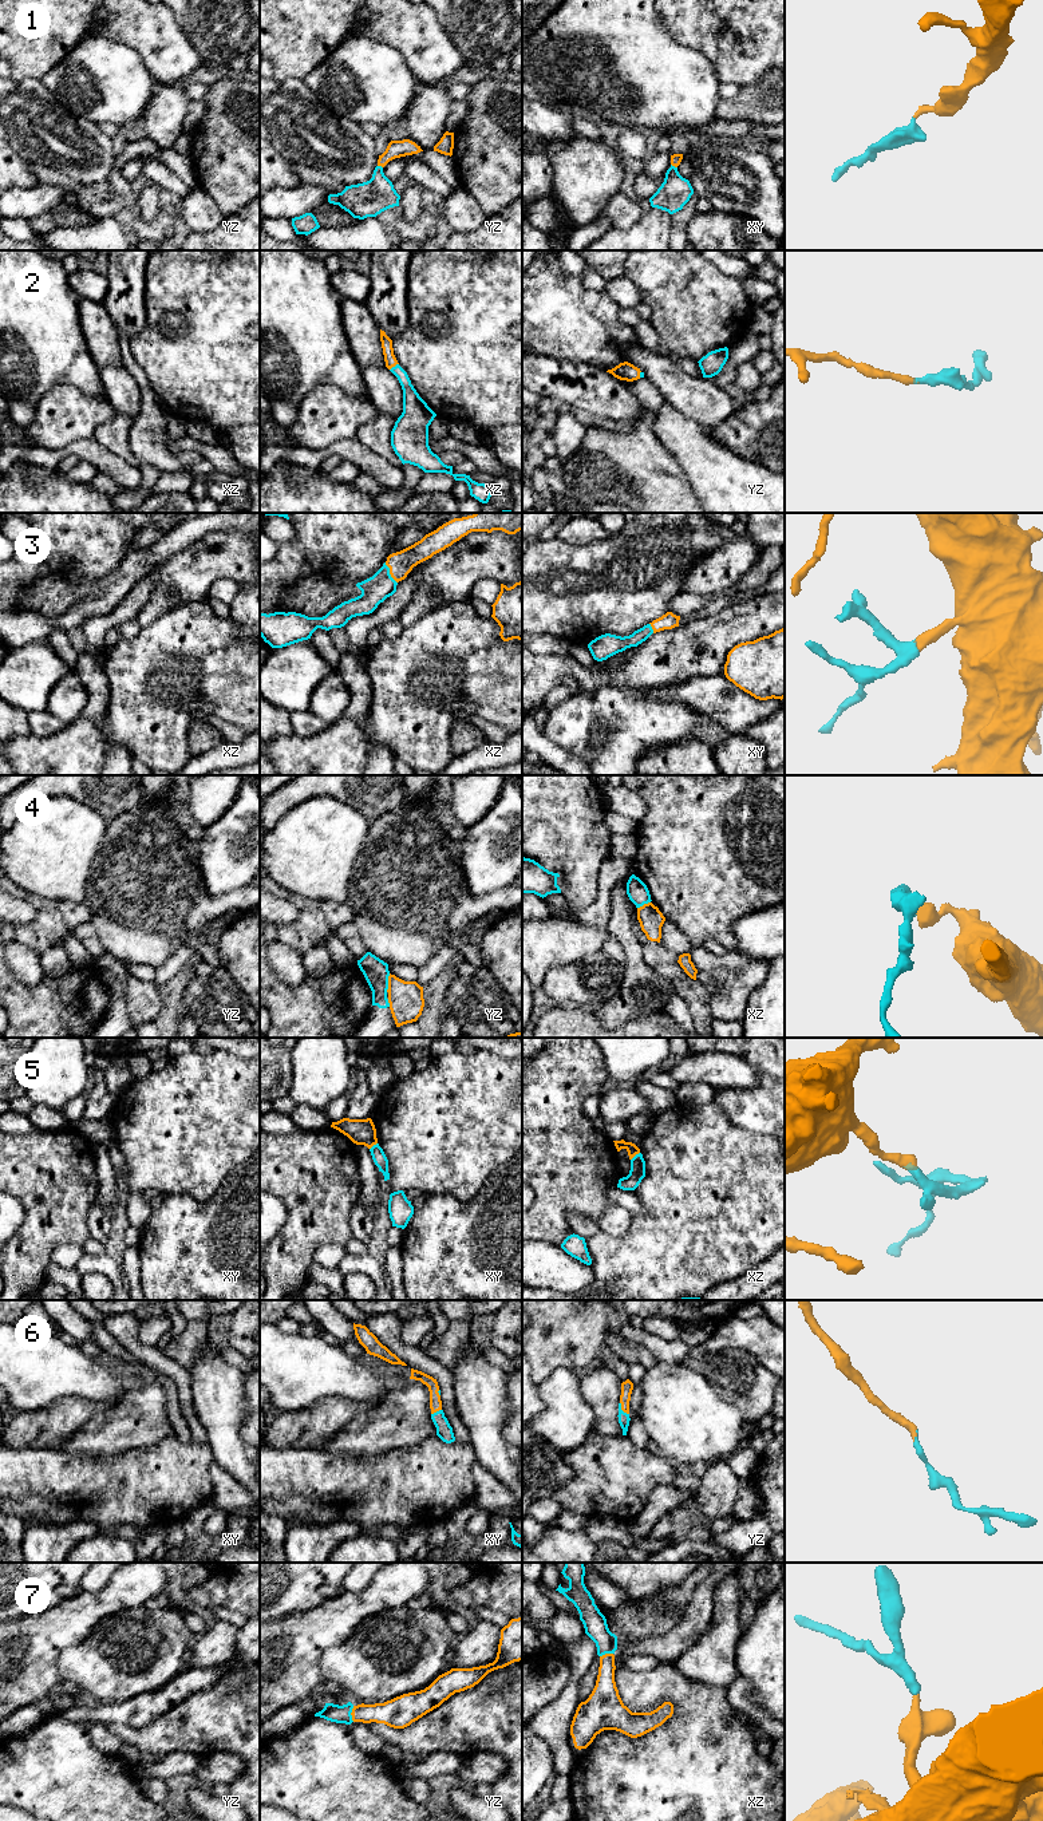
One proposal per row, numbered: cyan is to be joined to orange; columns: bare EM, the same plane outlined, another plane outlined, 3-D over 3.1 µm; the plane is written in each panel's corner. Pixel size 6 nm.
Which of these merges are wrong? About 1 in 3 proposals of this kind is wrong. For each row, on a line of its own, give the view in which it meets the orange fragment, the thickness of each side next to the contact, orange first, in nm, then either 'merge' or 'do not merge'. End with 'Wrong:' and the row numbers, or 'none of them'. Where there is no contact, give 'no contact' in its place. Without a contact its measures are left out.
1: xy | 60/190 nm | merge
2: xz | 70/110 nm | merge
3: xz | 150/160 nm | merge
4: yz | 220/150 nm | merge
5: xz | 70/100 nm | do not merge
6: yz | 70/70 nm | merge
7: yz | 160/110 nm | merge
Wrong: 5

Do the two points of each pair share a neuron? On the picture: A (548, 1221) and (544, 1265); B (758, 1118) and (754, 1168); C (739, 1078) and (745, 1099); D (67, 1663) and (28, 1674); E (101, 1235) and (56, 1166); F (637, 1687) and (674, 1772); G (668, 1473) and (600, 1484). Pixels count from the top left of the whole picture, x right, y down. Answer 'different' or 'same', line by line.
A: different
B: different
C: different
D: different
E: different
F: same
G: same

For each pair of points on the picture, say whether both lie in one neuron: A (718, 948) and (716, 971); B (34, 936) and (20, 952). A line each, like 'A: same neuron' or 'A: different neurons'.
A: different neurons
B: different neurons

